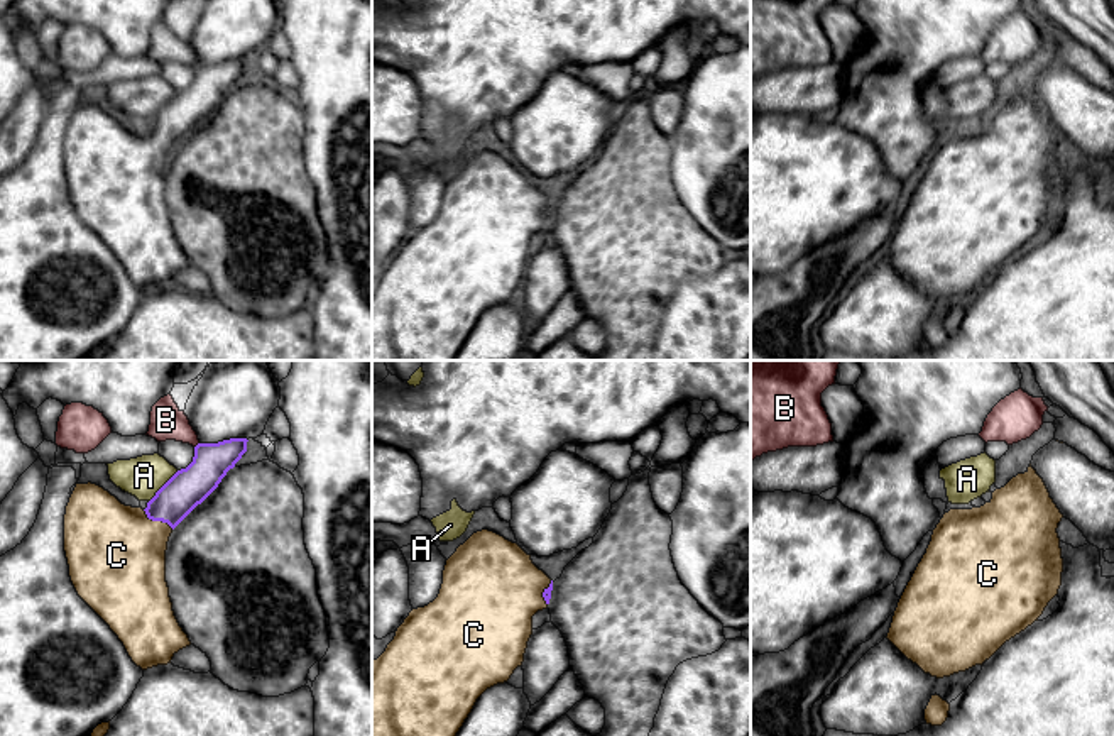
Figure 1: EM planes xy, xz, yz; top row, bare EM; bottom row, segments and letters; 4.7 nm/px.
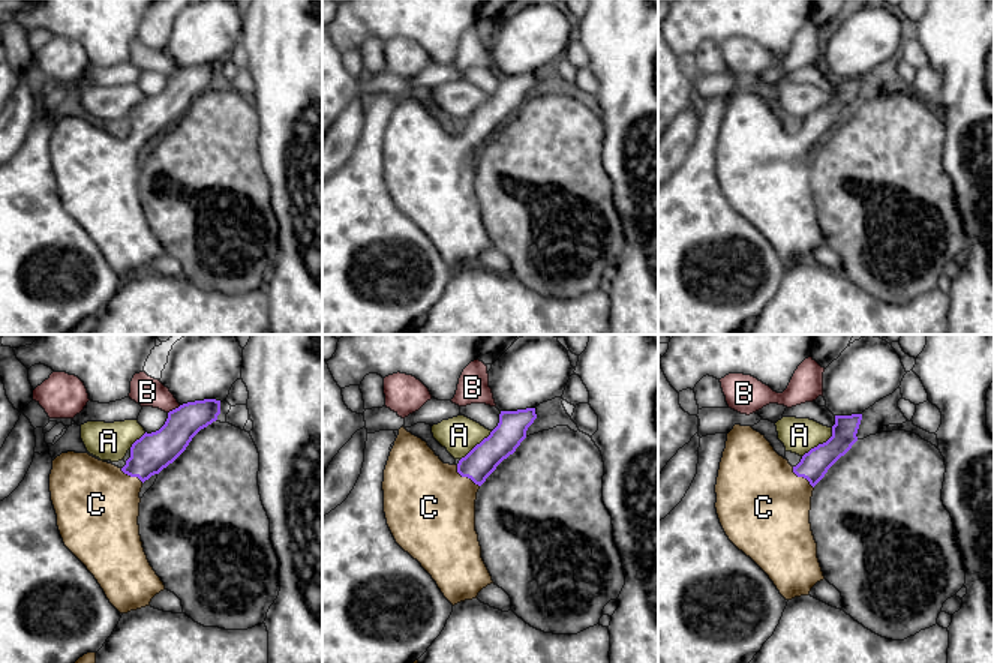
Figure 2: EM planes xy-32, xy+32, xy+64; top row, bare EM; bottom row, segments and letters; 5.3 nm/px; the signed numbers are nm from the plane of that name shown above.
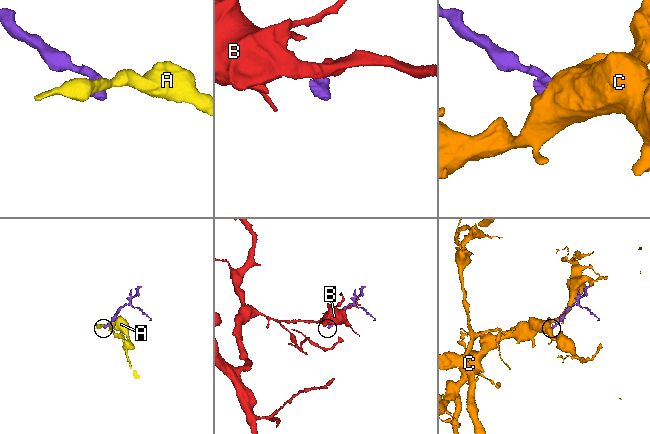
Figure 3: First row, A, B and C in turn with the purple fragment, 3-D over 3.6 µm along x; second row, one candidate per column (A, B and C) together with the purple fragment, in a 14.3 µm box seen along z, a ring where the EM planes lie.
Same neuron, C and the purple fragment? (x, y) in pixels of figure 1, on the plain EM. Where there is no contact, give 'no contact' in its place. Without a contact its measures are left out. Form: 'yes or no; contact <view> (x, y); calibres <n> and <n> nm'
yes; contact xy (158, 141); calibres 190 and 460 nm

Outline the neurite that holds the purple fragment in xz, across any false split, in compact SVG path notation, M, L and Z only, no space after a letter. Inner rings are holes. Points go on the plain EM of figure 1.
M482 151L446 181L438 218L412 230L385 272L372 283L372 360L455 360L477 320L522 286L532 237L548 228L553 201L517 164Z

